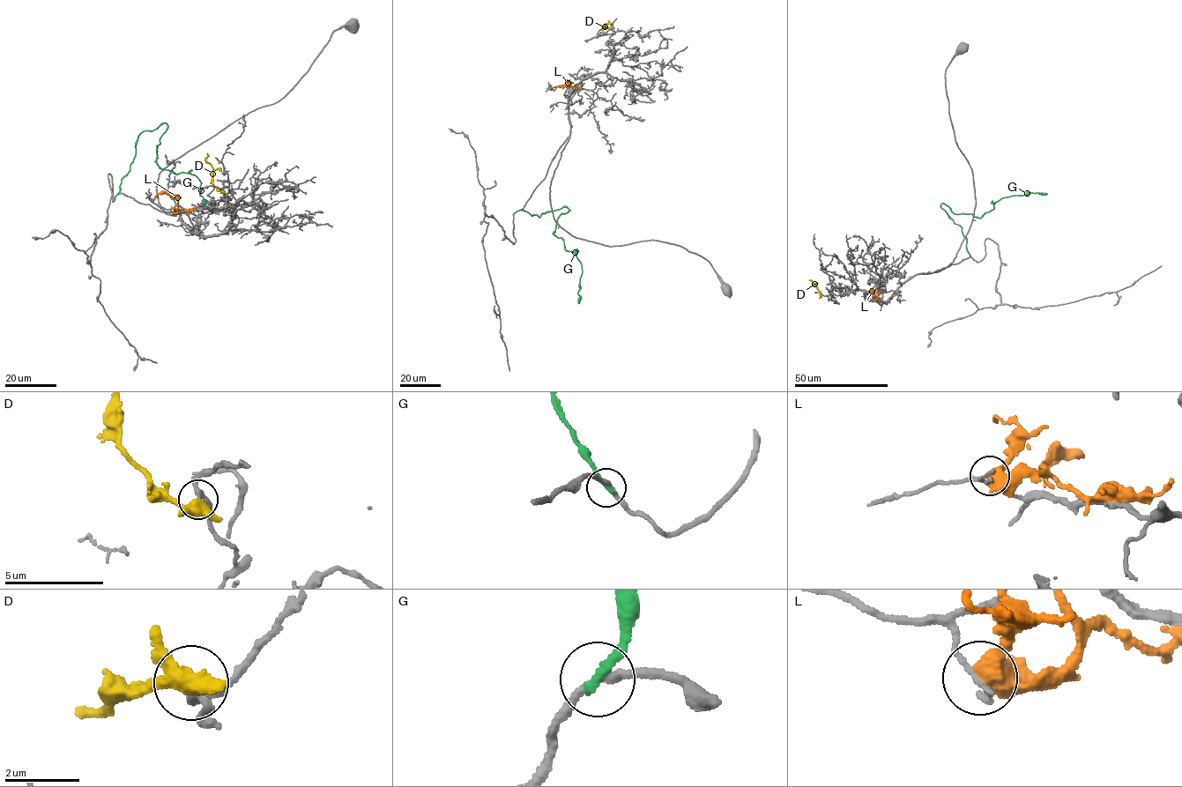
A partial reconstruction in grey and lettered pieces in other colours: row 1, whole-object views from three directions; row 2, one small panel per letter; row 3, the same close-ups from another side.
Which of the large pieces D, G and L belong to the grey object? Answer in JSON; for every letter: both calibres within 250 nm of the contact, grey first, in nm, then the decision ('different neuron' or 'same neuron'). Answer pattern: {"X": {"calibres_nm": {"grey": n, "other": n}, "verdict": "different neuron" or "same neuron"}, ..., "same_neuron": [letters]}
{"D": {"calibres_nm": {"grey": 240, "other": 380}, "verdict": "different neuron"}, "G": {"calibres_nm": {"grey": 200, "other": 220}, "verdict": "different neuron"}, "L": {"calibres_nm": {"grey": 170, "other": 550}, "verdict": "different neuron"}, "same_neuron": []}

